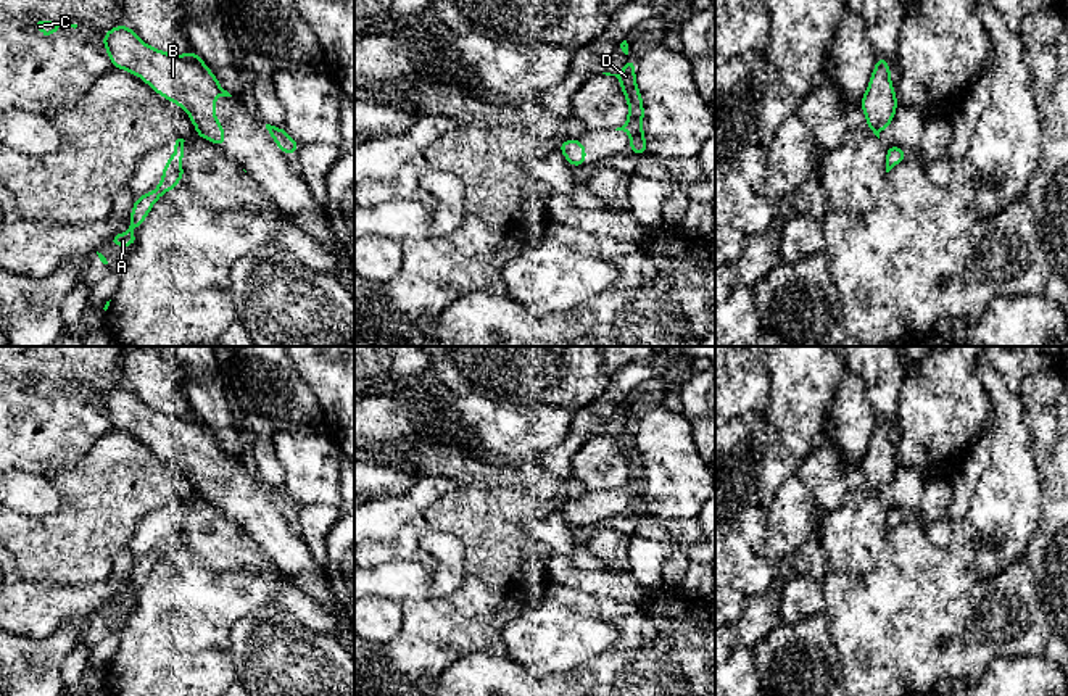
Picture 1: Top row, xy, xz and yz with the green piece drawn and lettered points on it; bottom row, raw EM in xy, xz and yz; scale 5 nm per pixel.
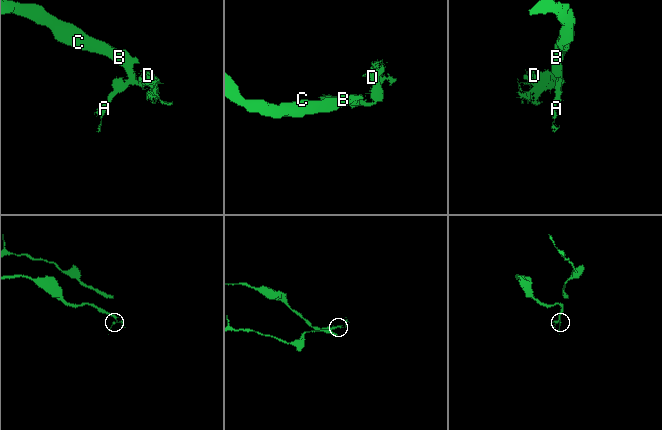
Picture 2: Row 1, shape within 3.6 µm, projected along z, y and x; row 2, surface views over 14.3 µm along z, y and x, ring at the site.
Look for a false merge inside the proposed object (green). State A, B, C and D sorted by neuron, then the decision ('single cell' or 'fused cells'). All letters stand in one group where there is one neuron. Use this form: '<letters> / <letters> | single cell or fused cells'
A D / B C | fused cells

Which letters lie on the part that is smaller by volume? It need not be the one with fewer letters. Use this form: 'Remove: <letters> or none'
Remove: A, D

